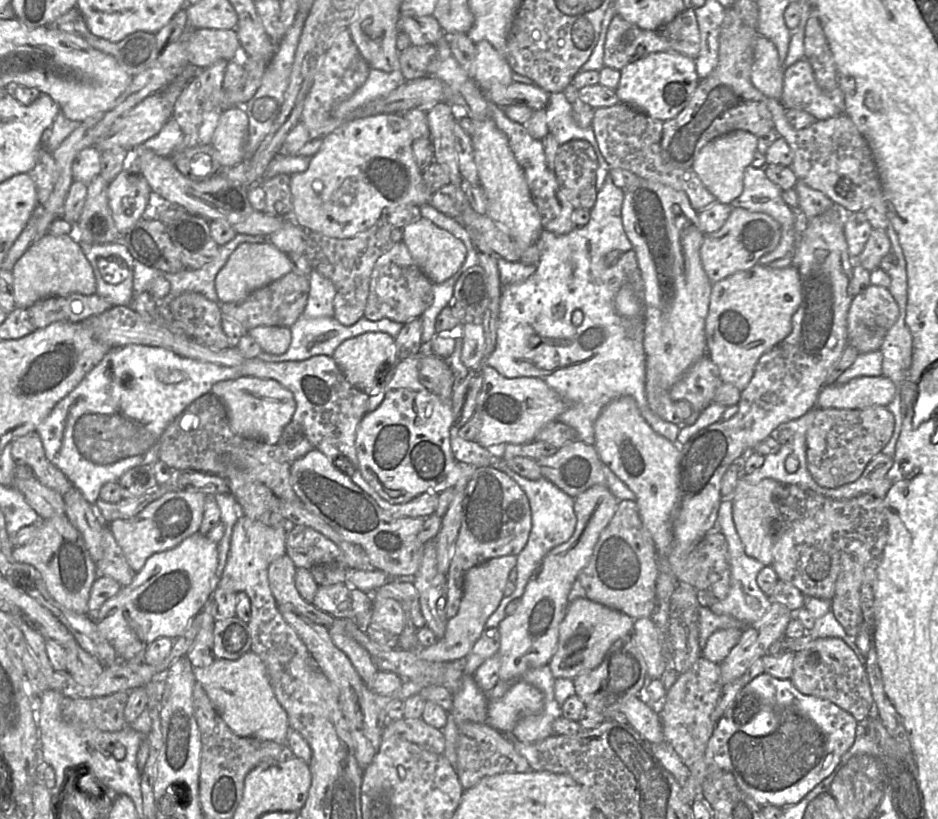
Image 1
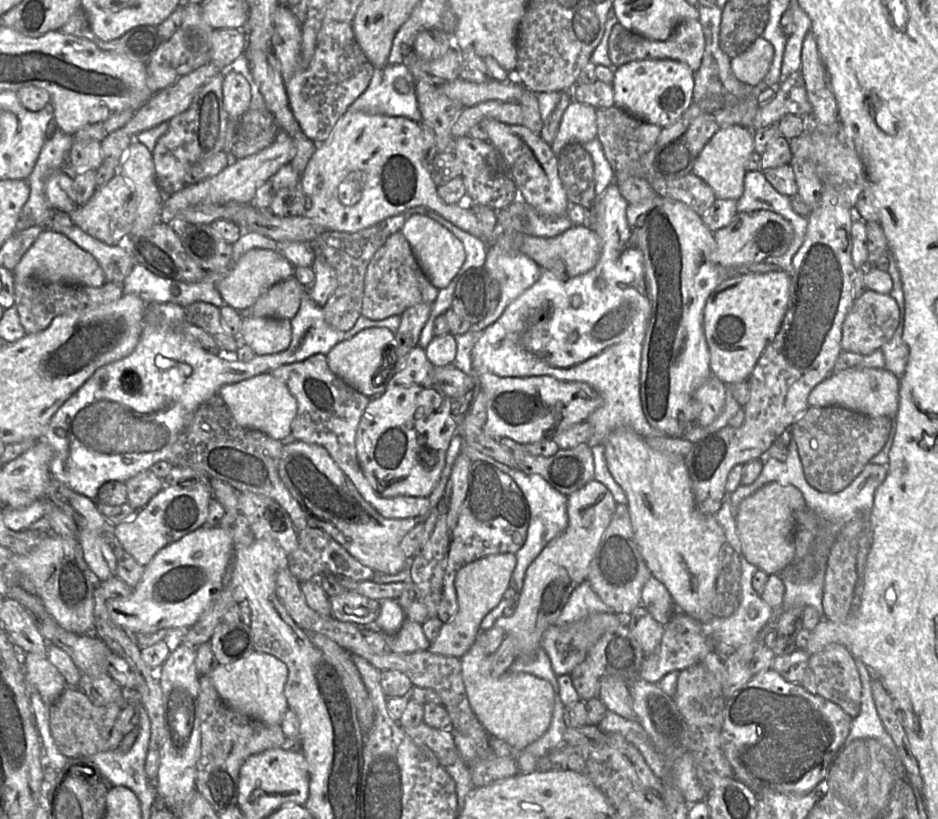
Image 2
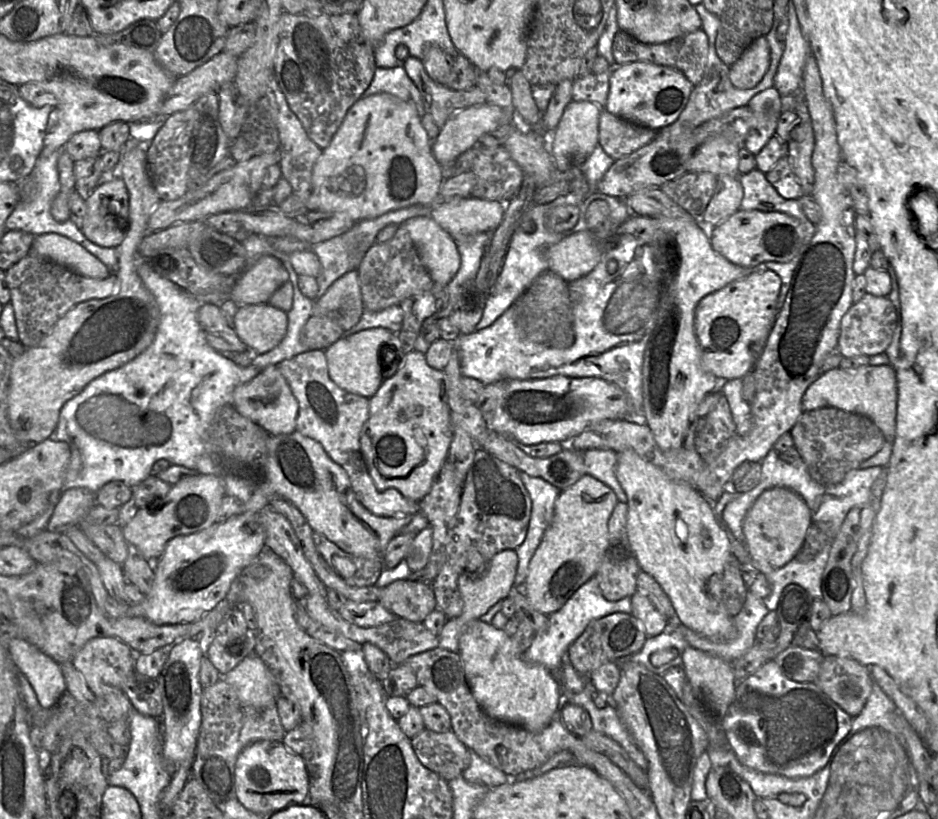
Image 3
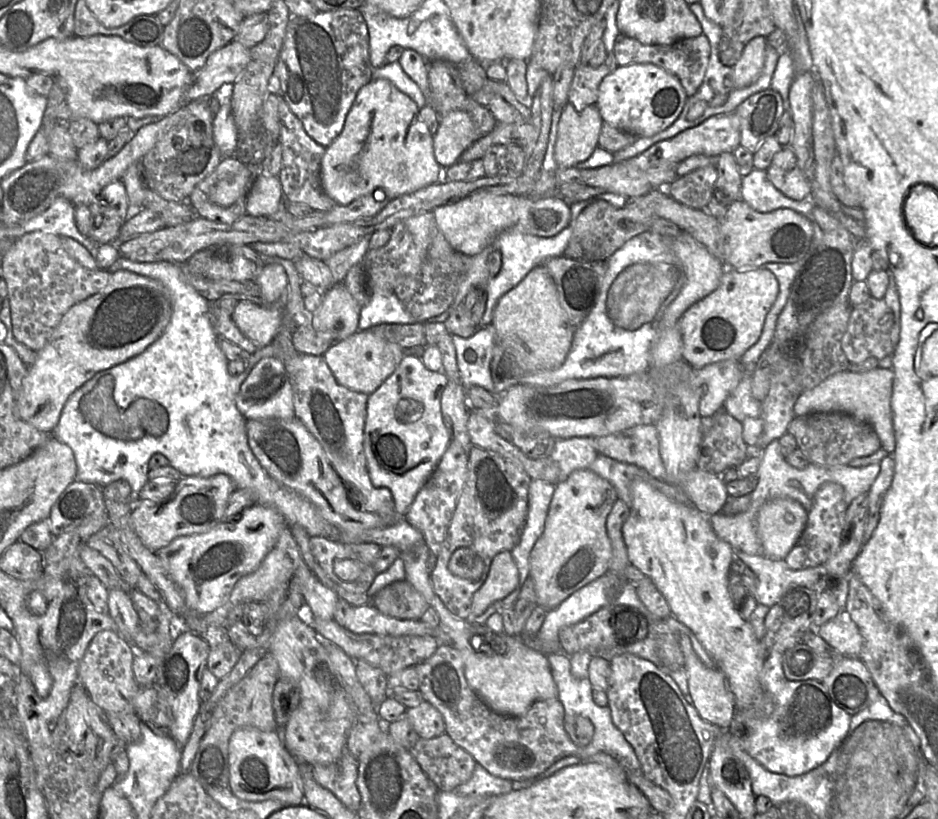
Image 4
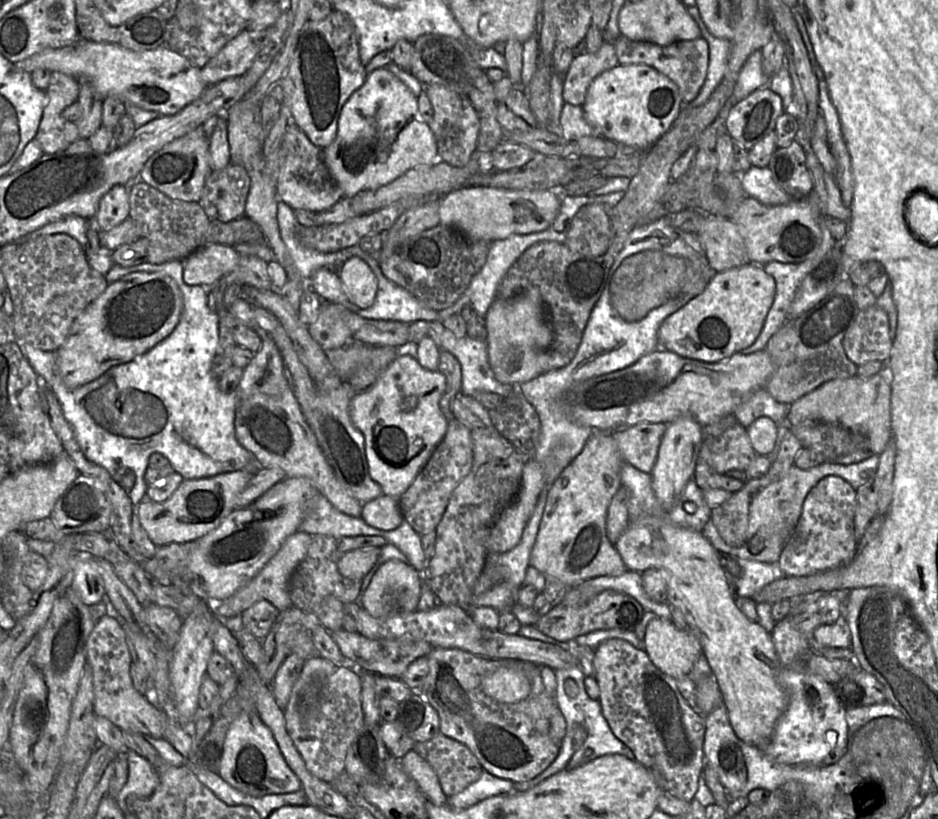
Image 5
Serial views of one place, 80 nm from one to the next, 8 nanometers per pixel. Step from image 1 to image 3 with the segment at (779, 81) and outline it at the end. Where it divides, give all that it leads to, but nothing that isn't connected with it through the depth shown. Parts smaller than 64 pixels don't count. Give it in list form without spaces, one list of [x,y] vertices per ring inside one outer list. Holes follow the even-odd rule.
[[[766,37],[755,39],[730,66],[729,78],[737,89],[751,89],[763,79],[770,65],[770,47]]]

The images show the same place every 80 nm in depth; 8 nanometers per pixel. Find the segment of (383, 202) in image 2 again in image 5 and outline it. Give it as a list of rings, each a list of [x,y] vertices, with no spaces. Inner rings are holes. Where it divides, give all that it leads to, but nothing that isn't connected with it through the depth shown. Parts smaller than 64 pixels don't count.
[[[386,67],[369,73],[364,84],[351,95],[341,110],[336,138],[324,149],[325,164],[344,197],[378,189],[408,170],[431,165],[436,160],[436,138],[430,126],[420,118],[418,97]]]

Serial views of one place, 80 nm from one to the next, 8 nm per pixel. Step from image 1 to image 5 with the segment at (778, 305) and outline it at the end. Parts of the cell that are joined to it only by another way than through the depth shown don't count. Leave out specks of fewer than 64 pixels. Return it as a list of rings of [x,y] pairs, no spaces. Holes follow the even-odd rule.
[[[746,264],[717,272],[703,293],[670,315],[660,325],[658,330],[660,347],[682,357],[703,362],[718,362],[727,359],[756,341],[773,305],[775,294],[776,283],[773,276],[767,274],[760,265]]]

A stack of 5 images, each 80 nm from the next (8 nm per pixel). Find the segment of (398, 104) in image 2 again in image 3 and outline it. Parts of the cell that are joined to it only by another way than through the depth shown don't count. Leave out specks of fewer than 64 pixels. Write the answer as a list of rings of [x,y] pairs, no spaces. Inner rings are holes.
[[[404,66],[376,67],[373,79],[361,97],[364,98],[378,93],[388,93],[402,100],[412,102],[419,113],[420,119],[424,114],[421,94],[408,77]]]

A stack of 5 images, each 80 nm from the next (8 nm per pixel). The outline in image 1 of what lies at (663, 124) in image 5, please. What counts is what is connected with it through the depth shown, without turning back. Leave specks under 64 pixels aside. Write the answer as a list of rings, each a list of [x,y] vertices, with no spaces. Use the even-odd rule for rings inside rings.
[[[655,52],[620,70],[620,81],[615,93],[621,103],[665,122],[675,118],[688,105],[699,82],[694,59],[677,52]]]

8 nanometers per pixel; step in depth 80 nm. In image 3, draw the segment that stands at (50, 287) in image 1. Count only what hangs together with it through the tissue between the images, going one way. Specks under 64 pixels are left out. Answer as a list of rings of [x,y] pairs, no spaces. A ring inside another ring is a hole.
[[[56,233],[37,235],[31,253],[89,278],[105,279],[111,273],[104,263],[83,246]]]

